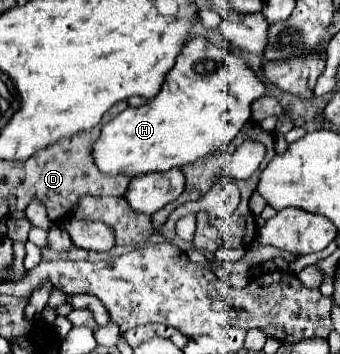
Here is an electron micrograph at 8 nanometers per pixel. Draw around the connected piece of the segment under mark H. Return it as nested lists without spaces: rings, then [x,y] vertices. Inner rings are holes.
[[[202,37],[190,39],[176,57],[176,65],[166,73],[160,93],[152,101],[136,109],[128,107],[102,127],[100,137],[92,145],[94,165],[104,175],[138,177],[146,173],[164,173],[172,167],[184,167],[188,163],[194,163],[196,159],[228,145],[238,135],[242,125],[250,119],[252,101],[262,95],[264,83],[256,77],[256,73],[246,65],[246,61],[238,53],[218,49],[206,43]]]

